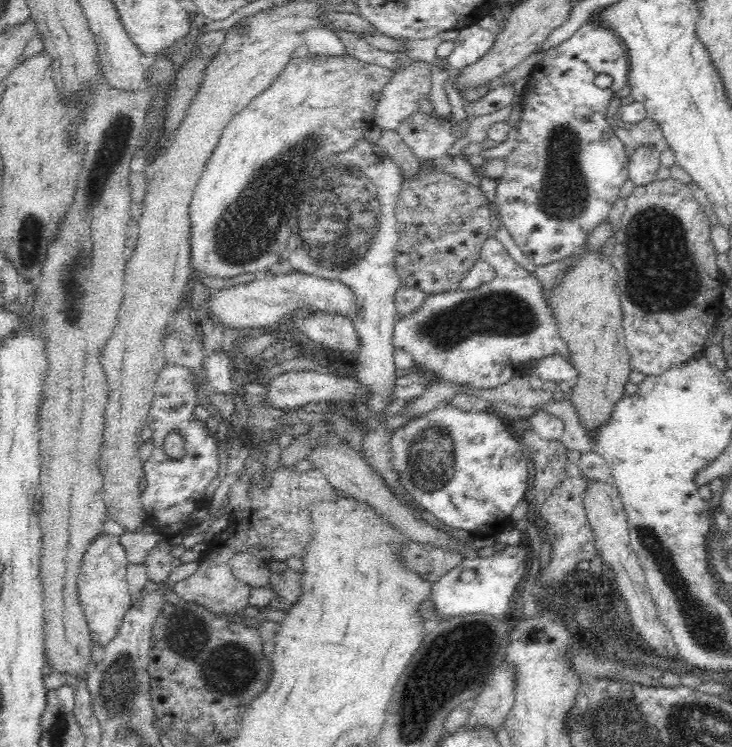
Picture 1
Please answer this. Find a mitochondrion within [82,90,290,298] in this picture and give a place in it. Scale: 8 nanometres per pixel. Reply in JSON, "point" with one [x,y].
{"point":[118,136]}

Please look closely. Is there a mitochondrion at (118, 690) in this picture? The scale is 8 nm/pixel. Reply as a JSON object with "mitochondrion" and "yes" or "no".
{"mitochondrion":"yes"}

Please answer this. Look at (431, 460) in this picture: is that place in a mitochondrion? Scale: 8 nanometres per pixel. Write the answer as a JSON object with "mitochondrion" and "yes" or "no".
{"mitochondrion":"yes"}

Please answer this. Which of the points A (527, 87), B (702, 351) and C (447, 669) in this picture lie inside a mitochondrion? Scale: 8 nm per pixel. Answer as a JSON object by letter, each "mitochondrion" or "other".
{"A":"other","B":"other","C":"mitochondrion"}

